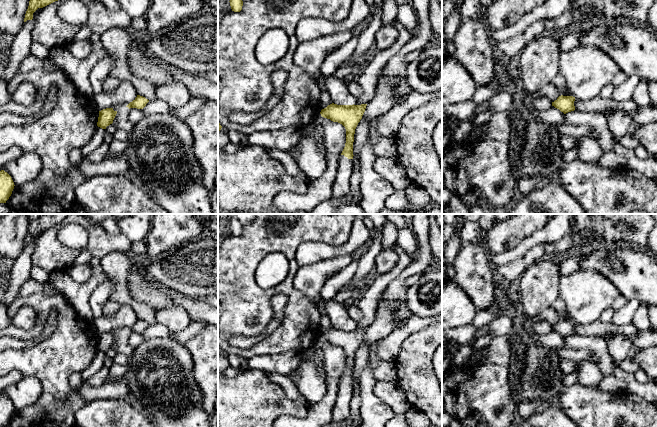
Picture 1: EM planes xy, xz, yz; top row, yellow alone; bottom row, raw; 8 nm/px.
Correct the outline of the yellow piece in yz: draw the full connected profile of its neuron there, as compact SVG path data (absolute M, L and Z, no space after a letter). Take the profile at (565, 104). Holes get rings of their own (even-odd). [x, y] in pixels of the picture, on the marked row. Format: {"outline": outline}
{"outline": "M559 96L554 102L552 102L552 106L555 108L559 109L561 112L564 114L574 111L575 106L574 106L574 101L575 97L573 96Z"}

